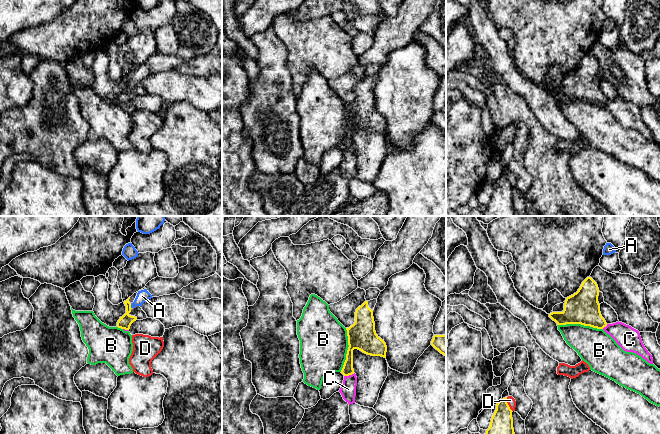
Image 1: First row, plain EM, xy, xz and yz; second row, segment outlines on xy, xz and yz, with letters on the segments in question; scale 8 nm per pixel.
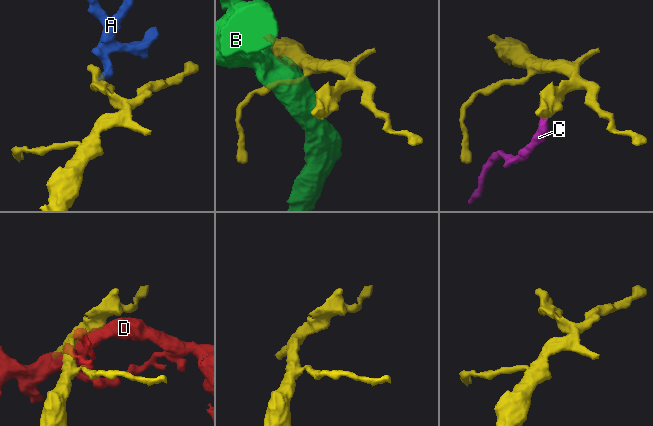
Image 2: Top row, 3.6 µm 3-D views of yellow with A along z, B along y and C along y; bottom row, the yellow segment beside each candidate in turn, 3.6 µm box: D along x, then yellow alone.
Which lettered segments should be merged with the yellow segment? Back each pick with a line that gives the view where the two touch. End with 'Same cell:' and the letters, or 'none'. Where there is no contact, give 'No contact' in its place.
A: Touches yellow in xy
C: Touches yellow in xz
Same cell: A, C

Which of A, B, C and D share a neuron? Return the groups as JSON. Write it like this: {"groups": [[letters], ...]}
{"groups": [["A", "C"], ["B"], ["D"]]}

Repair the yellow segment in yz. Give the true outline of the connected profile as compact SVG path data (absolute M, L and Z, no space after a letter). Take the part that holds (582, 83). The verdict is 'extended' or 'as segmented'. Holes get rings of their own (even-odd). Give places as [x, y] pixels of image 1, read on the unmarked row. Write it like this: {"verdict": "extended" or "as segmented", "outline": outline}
{"verdict": "extended", "outline": "M587 53L576 69L566 74L562 88L552 88L549 93L557 101L581 100L603 105L626 128L641 132L653 140L652 131L645 124L638 106L622 98L607 100L600 88L597 59Z"}

